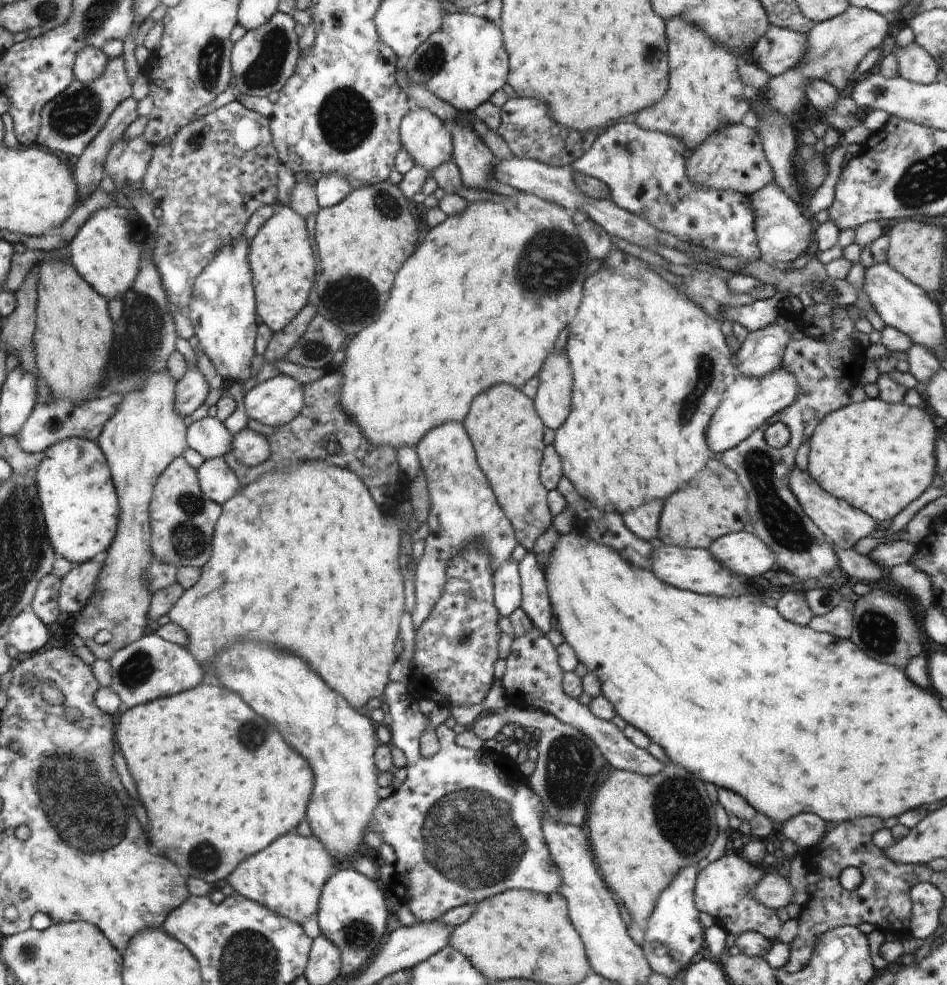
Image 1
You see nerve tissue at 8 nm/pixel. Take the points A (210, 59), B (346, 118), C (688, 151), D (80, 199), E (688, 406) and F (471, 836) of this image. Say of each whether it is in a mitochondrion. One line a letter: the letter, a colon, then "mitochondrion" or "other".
A: mitochondrion
B: mitochondrion
C: other
D: other
E: mitochondrion
F: mitochondrion

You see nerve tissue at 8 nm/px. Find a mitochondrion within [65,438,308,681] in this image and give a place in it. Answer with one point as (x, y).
(189, 542)

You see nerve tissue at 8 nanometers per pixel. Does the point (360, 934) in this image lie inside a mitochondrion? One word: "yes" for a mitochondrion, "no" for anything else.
yes

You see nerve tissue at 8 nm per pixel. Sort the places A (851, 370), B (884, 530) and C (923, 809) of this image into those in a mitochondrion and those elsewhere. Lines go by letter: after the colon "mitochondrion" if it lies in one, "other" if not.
A: other
B: other
C: other

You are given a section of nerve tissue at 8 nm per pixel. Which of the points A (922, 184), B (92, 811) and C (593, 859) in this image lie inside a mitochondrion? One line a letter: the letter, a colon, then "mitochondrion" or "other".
A: mitochondrion
B: mitochondrion
C: other

